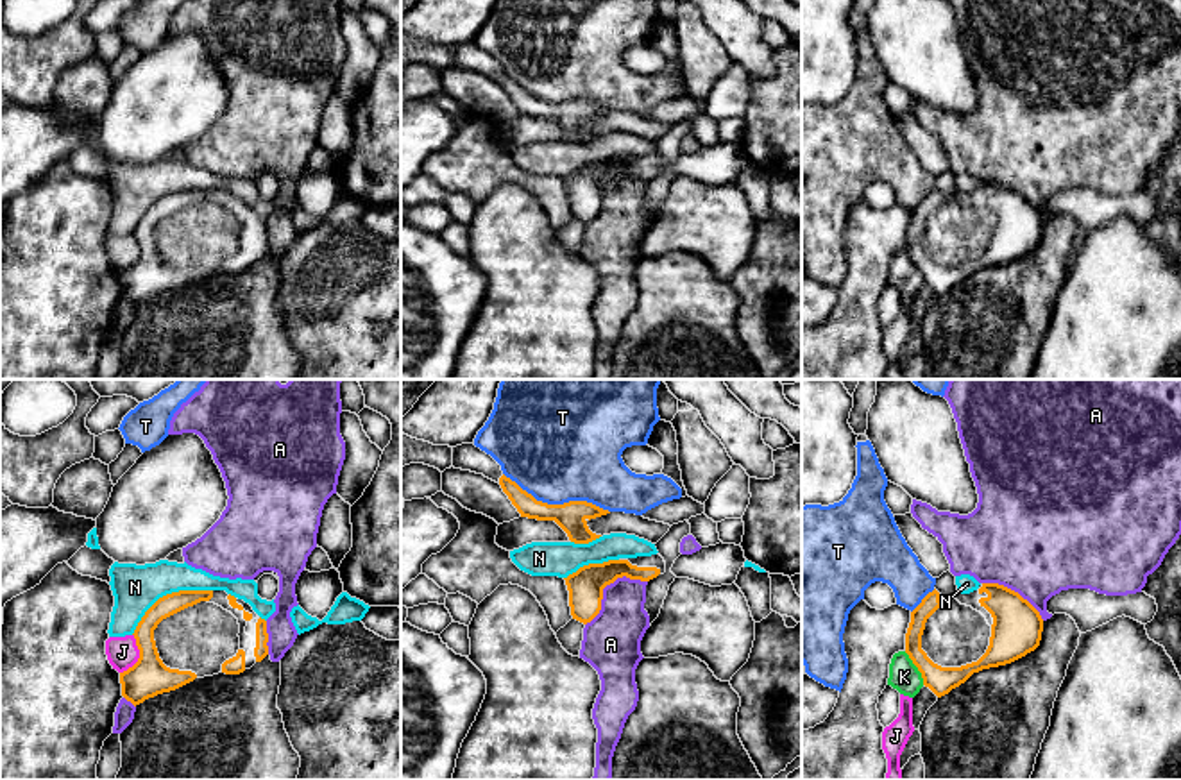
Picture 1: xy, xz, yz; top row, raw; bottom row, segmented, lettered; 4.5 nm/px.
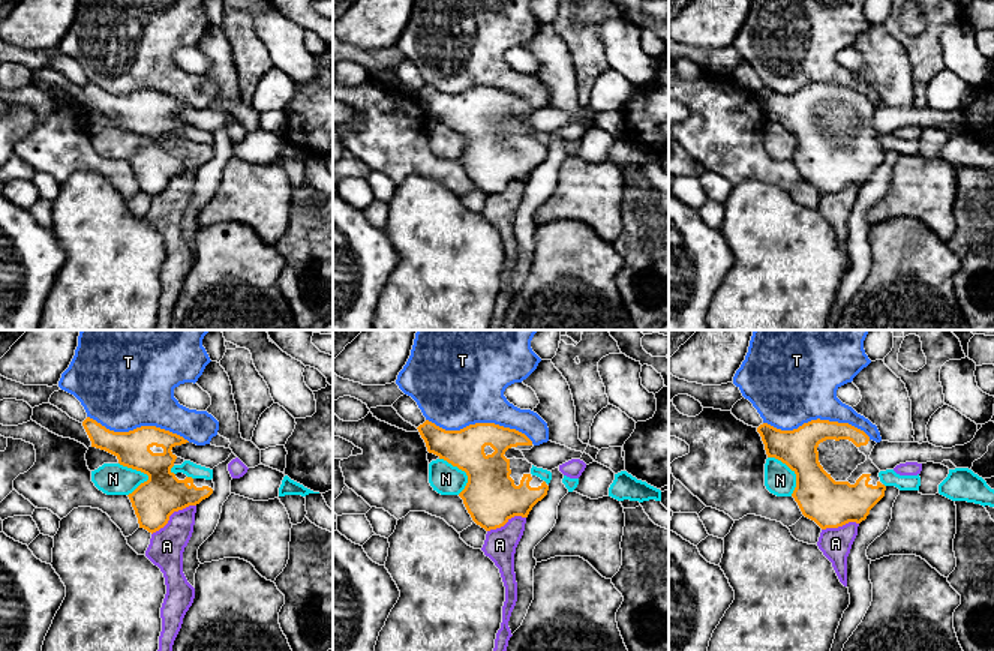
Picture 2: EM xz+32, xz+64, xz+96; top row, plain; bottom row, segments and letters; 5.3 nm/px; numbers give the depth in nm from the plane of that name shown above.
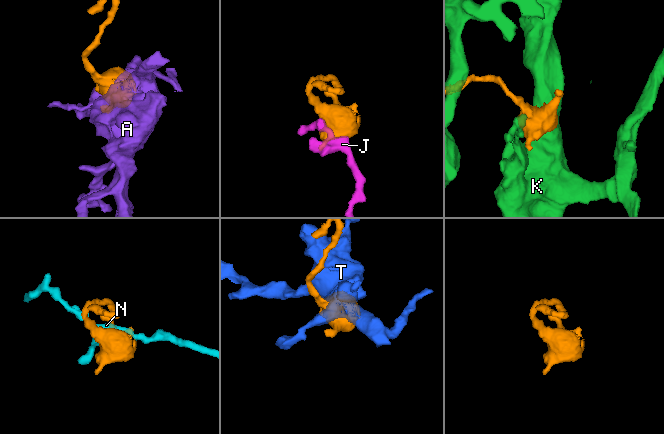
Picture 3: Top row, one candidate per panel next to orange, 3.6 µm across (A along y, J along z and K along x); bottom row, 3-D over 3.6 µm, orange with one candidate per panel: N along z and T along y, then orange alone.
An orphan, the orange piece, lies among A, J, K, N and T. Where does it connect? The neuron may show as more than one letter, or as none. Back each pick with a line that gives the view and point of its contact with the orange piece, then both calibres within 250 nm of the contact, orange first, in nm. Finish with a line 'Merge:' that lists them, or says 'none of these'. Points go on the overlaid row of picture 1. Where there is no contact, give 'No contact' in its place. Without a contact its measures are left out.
Merge: none of these

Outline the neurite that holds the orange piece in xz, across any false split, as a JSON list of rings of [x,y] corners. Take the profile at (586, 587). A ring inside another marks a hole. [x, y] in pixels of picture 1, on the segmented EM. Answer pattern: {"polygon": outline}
{"polygon": [[[657,553],[651,556],[619,558],[603,564],[589,564],[569,574],[569,606],[573,619],[587,624],[601,610],[603,589],[617,578],[650,581],[666,572],[666,562]]]}

